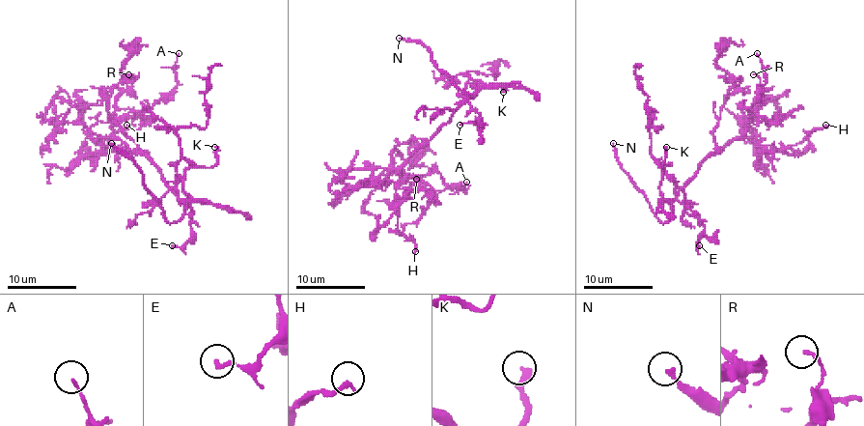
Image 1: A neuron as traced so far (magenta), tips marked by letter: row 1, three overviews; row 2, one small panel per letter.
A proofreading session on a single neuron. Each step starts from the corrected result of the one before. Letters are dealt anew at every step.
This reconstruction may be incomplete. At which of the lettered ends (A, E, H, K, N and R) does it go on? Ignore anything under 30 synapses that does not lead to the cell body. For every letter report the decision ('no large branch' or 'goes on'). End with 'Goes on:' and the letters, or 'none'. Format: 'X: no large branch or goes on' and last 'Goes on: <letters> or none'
A: no large branch
E: no large branch
H: no large branch
K: goes on
N: goes on
R: no large branch
Goes on: K, N

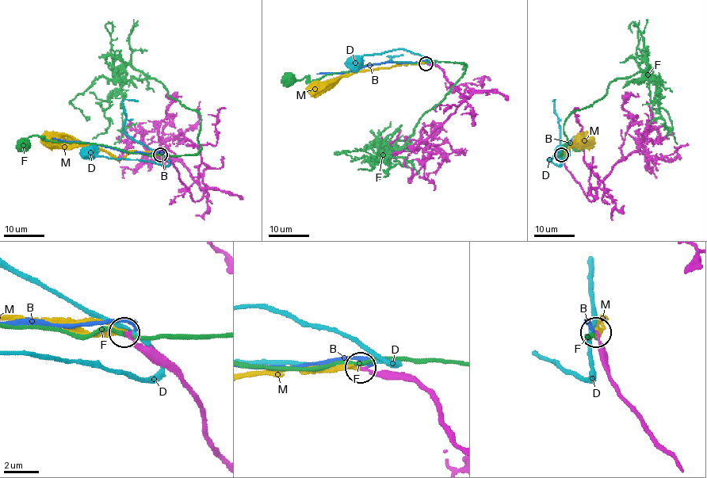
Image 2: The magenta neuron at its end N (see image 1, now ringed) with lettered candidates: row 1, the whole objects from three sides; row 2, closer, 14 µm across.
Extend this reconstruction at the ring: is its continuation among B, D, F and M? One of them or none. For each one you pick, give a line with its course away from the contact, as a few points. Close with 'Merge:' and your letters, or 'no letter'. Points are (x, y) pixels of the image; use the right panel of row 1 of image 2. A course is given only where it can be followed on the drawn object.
M: Its course: (561, 154), (560, 151), (563, 151), (566, 158), (568, 148), (574, 143), (588, 140)
Merge: M

